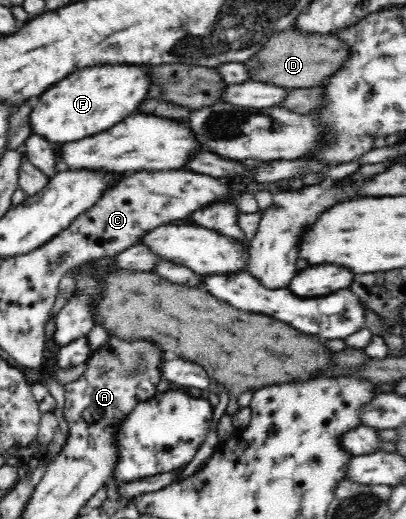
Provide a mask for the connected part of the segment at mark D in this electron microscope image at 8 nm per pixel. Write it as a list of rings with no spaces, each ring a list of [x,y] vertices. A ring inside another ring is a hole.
[[[288,28],[271,36],[260,52],[245,62],[254,81],[266,82],[286,89],[324,86],[351,57],[349,44],[332,35],[306,34]]]

